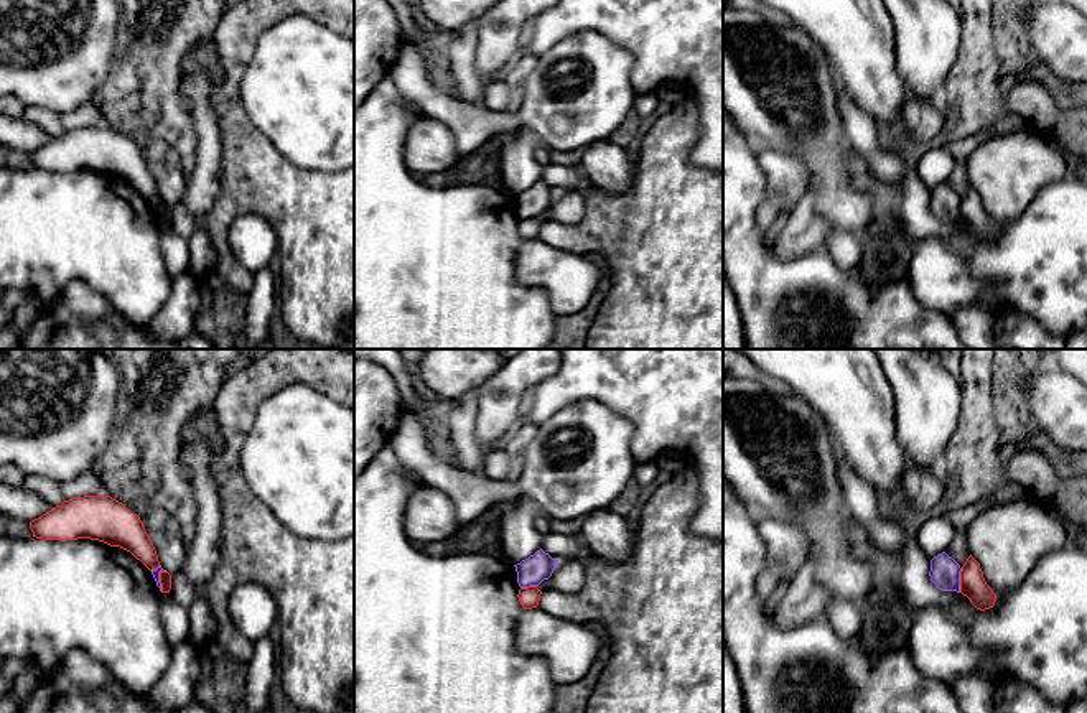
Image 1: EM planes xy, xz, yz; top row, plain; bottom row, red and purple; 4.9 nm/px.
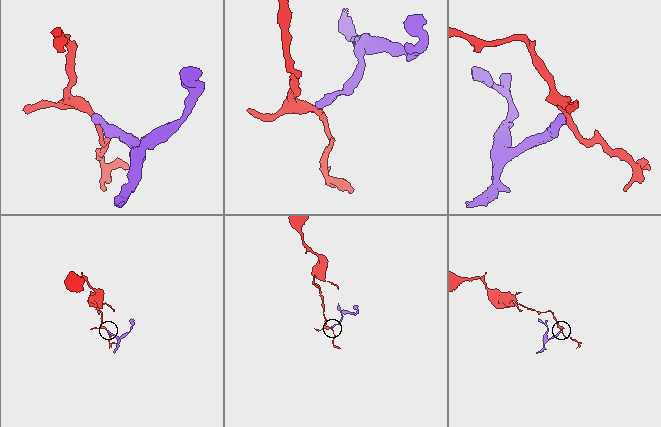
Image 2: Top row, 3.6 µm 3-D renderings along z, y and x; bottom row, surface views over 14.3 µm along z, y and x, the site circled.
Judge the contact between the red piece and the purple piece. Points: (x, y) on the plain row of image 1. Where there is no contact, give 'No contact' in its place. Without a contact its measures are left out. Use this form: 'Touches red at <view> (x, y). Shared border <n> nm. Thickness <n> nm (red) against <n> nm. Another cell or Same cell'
Touches red at yz (961, 211). Shared border 120 nm. Thickness 130 nm (red) against 150 nm. Another cell

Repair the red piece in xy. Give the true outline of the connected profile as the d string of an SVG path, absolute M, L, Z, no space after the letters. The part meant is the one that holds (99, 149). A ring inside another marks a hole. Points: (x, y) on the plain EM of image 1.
M110 127L64 132L31 151L30 160L33 168L44 171L99 171L130 183L150 203L160 198L156 181L140 148Z

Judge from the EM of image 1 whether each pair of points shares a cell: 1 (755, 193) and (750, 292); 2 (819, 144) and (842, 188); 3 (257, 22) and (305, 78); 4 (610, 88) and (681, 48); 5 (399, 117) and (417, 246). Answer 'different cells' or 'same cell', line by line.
1: same cell
2: same cell
3: different cells
4: different cells
5: same cell

